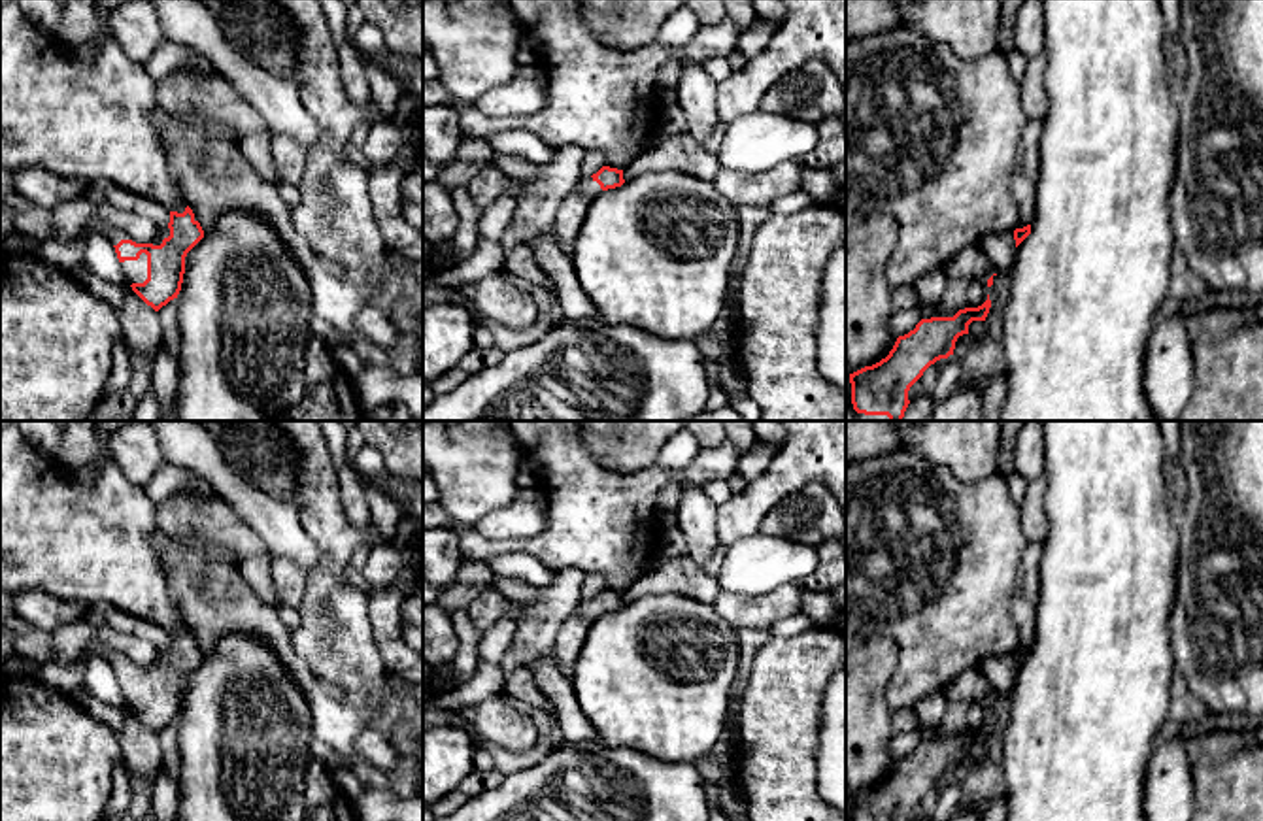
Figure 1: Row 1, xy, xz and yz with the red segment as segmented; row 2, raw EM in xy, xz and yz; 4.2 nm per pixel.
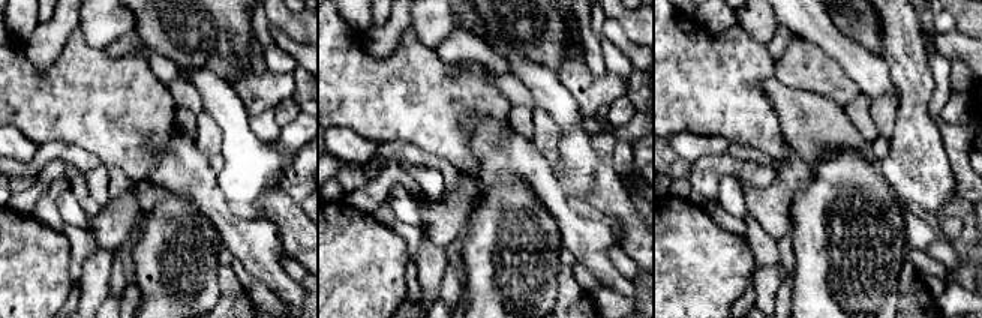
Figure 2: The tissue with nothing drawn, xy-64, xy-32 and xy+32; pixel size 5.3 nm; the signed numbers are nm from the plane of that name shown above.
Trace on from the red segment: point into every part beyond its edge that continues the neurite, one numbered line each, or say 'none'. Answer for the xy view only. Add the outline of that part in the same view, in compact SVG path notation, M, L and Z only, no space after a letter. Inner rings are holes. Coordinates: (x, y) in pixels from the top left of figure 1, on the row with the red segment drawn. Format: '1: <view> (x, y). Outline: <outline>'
1: xy (134, 270). Outline: M142 253L138 260L121 262L128 285L143 283L147 279L147 255Z

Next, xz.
1: xz (572, 208). Outline: M580 177L572 191L561 200L555 213L555 232L561 243L574 243L591 202L602 193L593 177Z

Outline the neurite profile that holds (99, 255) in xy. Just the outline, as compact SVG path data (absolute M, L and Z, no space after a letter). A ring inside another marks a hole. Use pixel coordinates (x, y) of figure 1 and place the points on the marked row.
M98 230L89 232L85 240L83 266L119 287L128 285L113 243Z

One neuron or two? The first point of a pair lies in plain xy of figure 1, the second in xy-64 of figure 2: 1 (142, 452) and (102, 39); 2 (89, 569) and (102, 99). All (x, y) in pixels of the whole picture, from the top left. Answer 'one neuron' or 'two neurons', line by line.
1: one neuron
2: one neuron

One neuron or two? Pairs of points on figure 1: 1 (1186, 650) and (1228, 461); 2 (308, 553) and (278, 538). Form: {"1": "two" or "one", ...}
{"1": "one", "2": "one"}

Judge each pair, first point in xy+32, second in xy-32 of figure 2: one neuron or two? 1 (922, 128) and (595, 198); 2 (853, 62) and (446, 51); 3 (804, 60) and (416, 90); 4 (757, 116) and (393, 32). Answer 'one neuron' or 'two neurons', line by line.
1: one neuron
2: two neurons
3: two neurons
4: two neurons

